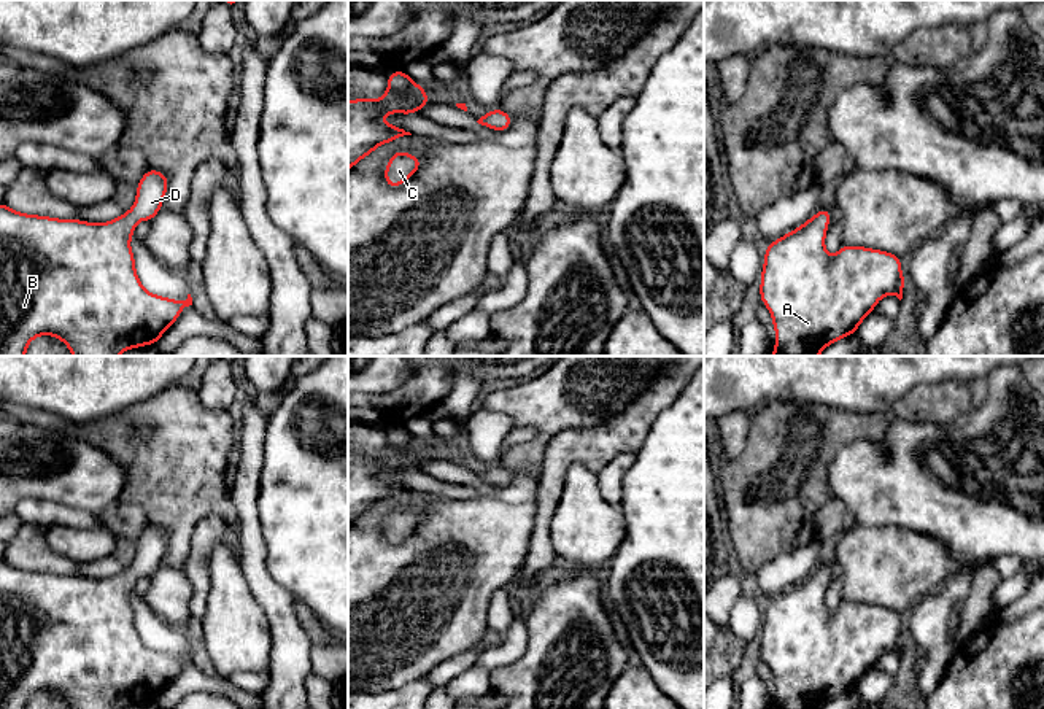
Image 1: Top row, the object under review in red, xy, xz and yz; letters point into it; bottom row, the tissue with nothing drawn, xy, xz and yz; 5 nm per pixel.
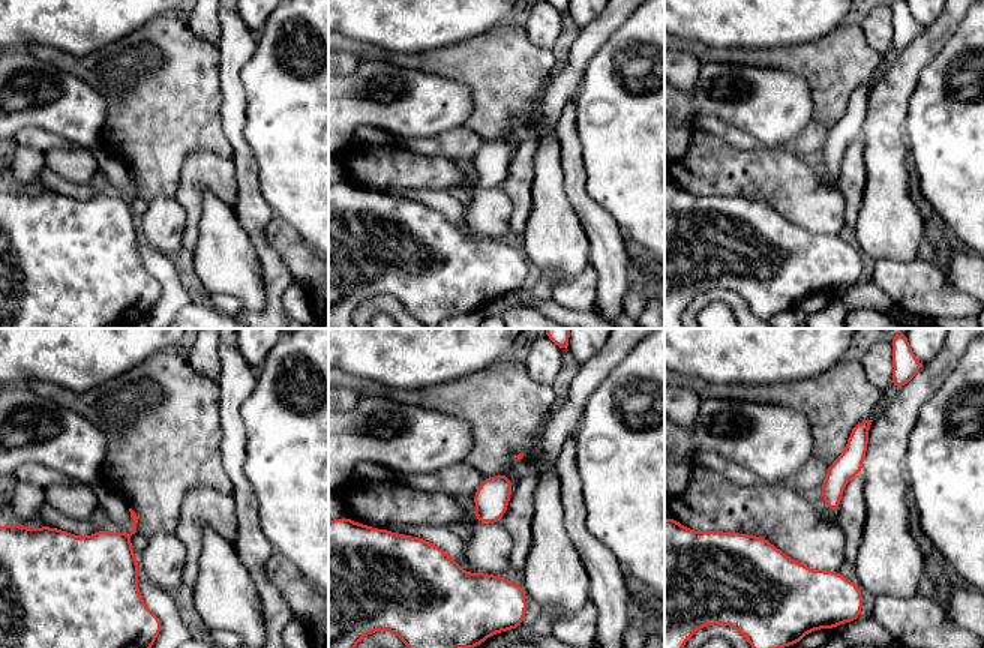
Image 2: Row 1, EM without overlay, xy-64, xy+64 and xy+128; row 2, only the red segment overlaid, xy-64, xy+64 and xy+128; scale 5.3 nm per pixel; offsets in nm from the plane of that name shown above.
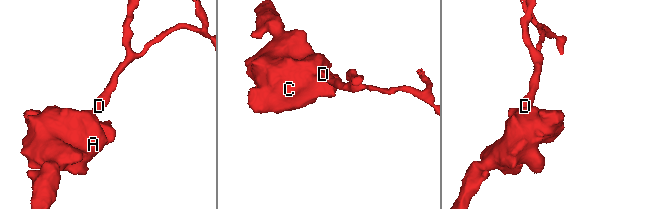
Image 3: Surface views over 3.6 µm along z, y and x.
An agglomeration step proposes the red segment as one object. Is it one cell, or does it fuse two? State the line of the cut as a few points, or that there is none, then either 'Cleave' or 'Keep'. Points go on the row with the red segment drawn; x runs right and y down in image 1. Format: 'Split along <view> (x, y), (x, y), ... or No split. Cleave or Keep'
No split. Keep

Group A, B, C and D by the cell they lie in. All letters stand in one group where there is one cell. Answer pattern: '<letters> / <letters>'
A B C D

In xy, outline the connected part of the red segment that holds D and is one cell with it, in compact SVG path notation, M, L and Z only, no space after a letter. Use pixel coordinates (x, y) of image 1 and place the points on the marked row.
M148 169L137 183L132 208L106 223L27 215L0 203L0 356L25 356L29 343L38 335L57 337L73 356L118 356L130 348L157 345L181 310L192 305L192 297L188 294L186 300L175 300L146 291L135 270L130 237L138 221L154 219L167 189L167 175Z

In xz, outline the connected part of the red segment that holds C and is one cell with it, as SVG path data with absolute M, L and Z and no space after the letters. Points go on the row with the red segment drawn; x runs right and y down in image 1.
M396 151L385 165L385 183L389 188L399 188L410 180L421 167L421 159L405 151Z

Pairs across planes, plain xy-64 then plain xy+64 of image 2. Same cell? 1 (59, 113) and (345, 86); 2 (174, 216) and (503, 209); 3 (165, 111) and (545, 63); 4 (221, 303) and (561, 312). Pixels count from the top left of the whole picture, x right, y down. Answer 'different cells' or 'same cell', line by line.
1: same cell
2: same cell
3: same cell
4: different cells

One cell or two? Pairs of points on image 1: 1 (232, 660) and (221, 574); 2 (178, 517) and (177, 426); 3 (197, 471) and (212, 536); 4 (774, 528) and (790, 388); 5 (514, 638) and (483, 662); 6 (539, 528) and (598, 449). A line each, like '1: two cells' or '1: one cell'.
1: one cell
2: one cell
3: two cells
4: two cells
5: one cell
6: one cell

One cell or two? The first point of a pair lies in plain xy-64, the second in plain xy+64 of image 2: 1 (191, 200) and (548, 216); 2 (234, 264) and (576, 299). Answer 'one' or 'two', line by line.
1: two
2: two

